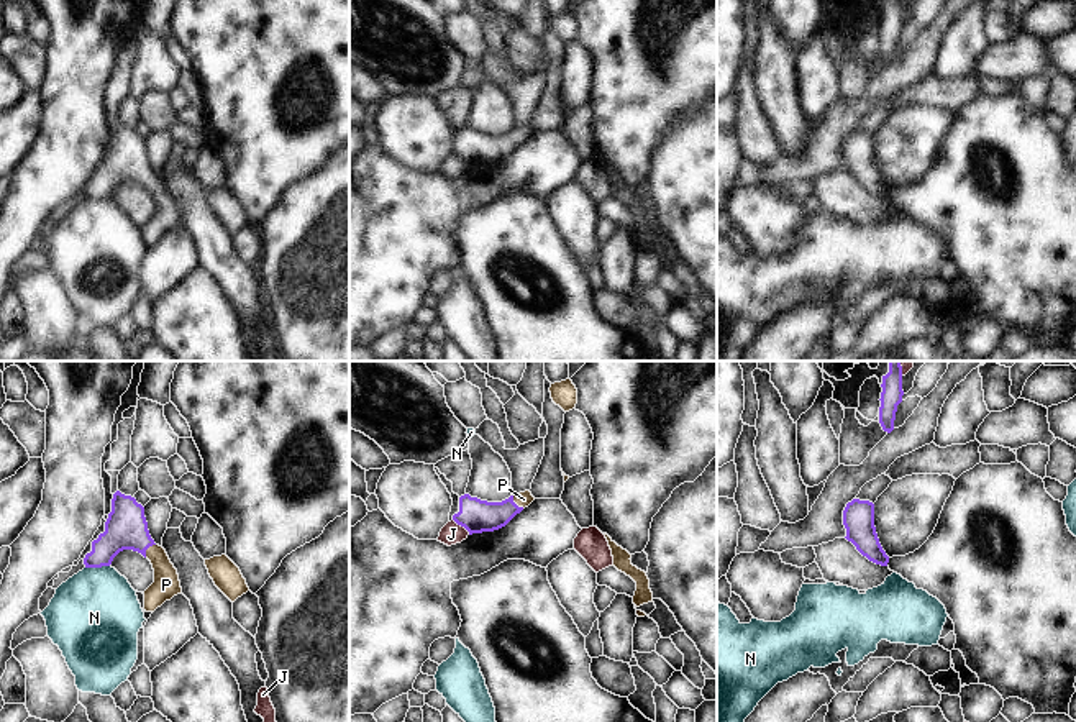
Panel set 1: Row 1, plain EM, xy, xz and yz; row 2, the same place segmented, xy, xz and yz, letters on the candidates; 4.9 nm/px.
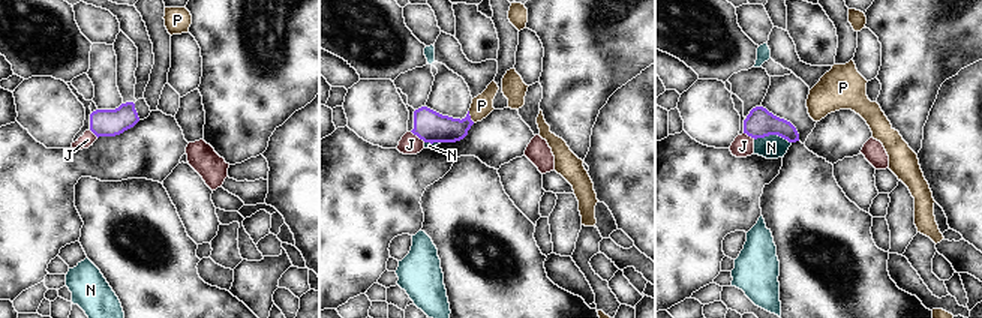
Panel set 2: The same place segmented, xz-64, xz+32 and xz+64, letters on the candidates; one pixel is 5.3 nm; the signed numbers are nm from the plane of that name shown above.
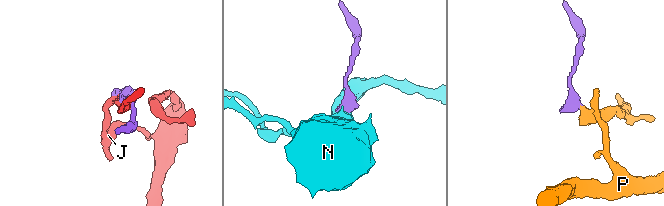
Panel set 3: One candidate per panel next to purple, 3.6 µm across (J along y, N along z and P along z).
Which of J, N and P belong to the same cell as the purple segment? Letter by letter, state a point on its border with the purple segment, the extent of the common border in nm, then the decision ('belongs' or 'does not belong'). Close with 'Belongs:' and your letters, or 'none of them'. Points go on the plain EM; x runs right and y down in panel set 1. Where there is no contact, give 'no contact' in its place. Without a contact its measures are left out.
J: xz (461, 158) | 120 nm | does not belong
N: xy (97, 199) | 120 nm | does not belong
P: xy (146, 181) | 90 nm | belongs
Belongs: P

